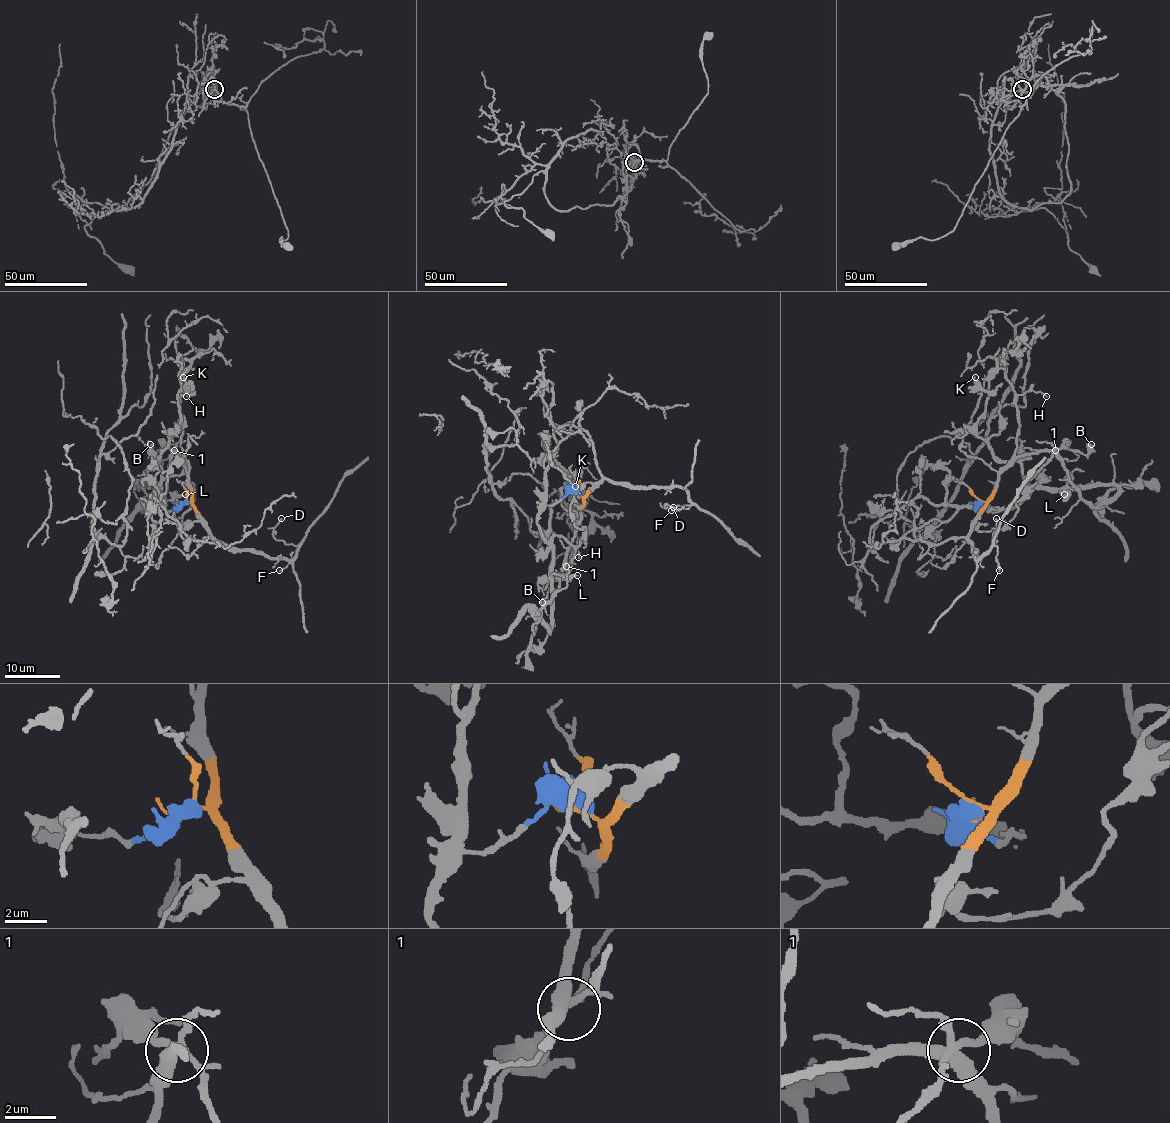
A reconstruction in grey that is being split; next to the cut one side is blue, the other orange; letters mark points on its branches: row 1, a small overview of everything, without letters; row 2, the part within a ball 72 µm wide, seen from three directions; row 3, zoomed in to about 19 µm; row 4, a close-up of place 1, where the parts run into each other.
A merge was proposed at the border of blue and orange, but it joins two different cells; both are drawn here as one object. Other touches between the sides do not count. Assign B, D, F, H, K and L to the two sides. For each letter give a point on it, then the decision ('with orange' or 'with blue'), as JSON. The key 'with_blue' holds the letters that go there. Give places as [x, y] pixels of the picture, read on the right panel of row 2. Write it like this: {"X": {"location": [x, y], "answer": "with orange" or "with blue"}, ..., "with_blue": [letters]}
{"B": {"location": [1091, 444], "answer": "with blue"}, "D": {"location": [996, 518], "answer": "with orange"}, "F": {"location": [999, 570], "answer": "with orange"}, "H": {"location": [1046, 396], "answer": "with orange"}, "K": {"location": [975, 377], "answer": "with blue"}, "L": {"location": [1064, 494], "answer": "with blue"}, "with_blue": ["B", "K", "L"]}

